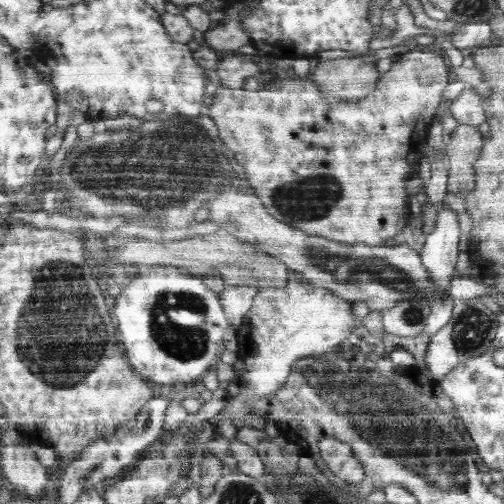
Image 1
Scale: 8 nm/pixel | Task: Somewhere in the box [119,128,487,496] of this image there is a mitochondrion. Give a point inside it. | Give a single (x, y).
(429, 447)

